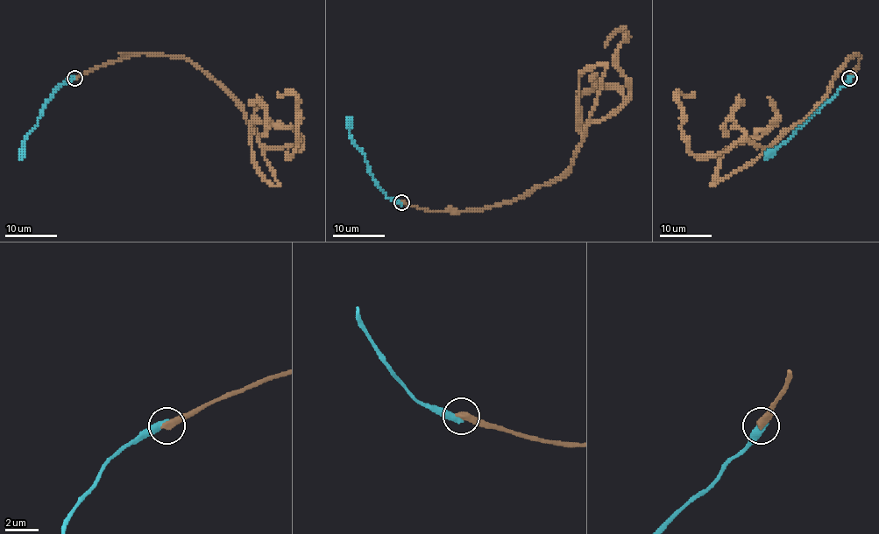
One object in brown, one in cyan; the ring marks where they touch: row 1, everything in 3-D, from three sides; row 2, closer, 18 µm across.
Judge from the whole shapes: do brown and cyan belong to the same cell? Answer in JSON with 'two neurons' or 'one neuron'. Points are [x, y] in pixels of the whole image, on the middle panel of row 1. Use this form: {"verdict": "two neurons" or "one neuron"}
{"verdict": "two neurons"}

